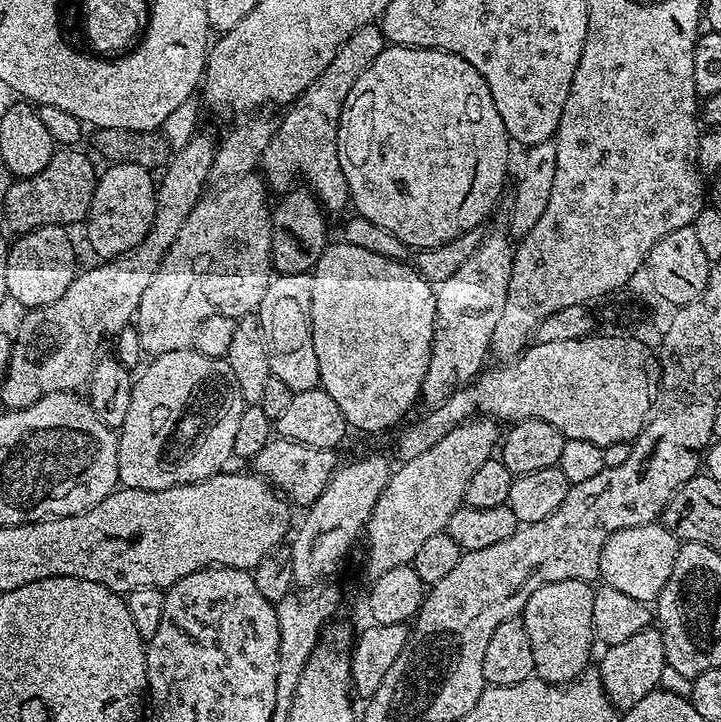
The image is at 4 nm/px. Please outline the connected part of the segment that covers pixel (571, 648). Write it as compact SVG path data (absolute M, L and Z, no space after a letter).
M549 580L537 586L524 603L522 619L534 656L533 669L548 684L564 684L589 667L588 655L594 645L593 591L593 585L586 580Z

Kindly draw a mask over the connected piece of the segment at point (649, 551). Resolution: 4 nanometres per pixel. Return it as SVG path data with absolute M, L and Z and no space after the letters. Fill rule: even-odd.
M660 522L617 528L615 532L608 533L600 550L599 579L609 588L622 590L622 594L629 598L655 601L670 576L677 547L678 541L672 530Z

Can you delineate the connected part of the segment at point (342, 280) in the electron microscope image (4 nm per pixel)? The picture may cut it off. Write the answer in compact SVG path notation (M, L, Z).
M343 242L329 243L310 275L312 278L312 337L314 338L314 354L318 354L320 387L326 390L326 394L330 394L330 398L334 398L338 410L342 410L346 422L353 429L361 428L364 432L380 430L402 417L412 402L418 398L425 368L432 353L432 335L436 317L436 293L433 285L429 284L415 267L408 265L407 268L400 260L392 260L388 256L374 254L370 250L361 250L359 246L350 246Z

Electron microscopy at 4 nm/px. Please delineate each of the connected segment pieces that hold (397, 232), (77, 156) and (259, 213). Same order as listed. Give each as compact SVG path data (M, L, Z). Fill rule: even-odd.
M388 46L378 54L378 58L374 58L374 62L356 81L364 82L374 94L374 100L376 100L374 102L376 104L374 132L376 134L374 134L374 144L370 148L368 160L362 162L362 166L352 166L350 174L354 174L354 176L346 178L351 207L359 215L370 218L370 222L374 222L374 226L382 226L382 230L390 230L390 234L394 234L394 238L398 238L412 250L436 248L438 245L446 244L454 237L473 231L480 226L476 224L483 222L484 215L491 210L492 203L500 196L500 187L503 186L504 175L508 172L508 147L510 147L508 131L506 126L502 126L502 118L498 115L498 106L494 106L494 98L490 98L490 90L486 86L482 74L478 74L478 70L474 70L474 66L470 66L470 62L466 62L458 54L443 52L441 48Z
M76 146L57 147L41 172L13 179L9 183L2 194L2 200L4 220L12 234L33 232L35 228L45 228L51 224L69 226L79 220L81 223L87 217L96 189L98 168L92 165L93 157L87 151L84 153L80 150Z
M249 174L247 176L237 176L229 179L227 182L219 185L217 192L205 195L194 206L194 210L190 210L190 214L186 218L186 222L182 226L182 230L178 230L178 238L174 238L174 242L170 246L164 261L158 266L158 270L154 274L154 278L150 278L150 286L146 286L146 290L142 290L142 298L140 305L136 307L136 315L134 317L134 327L137 330L137 342L141 353L151 354L153 357L162 355L166 351L176 351L179 348L187 348L190 344L190 326L202 322L202 318L210 318L210 314L226 314L233 318L247 316L255 313L262 302L262 294L266 290L268 281L274 275L272 266L272 255L270 254L270 246L272 245L272 217L270 215L270 200L268 204L269 189L266 187L263 179L259 175Z

